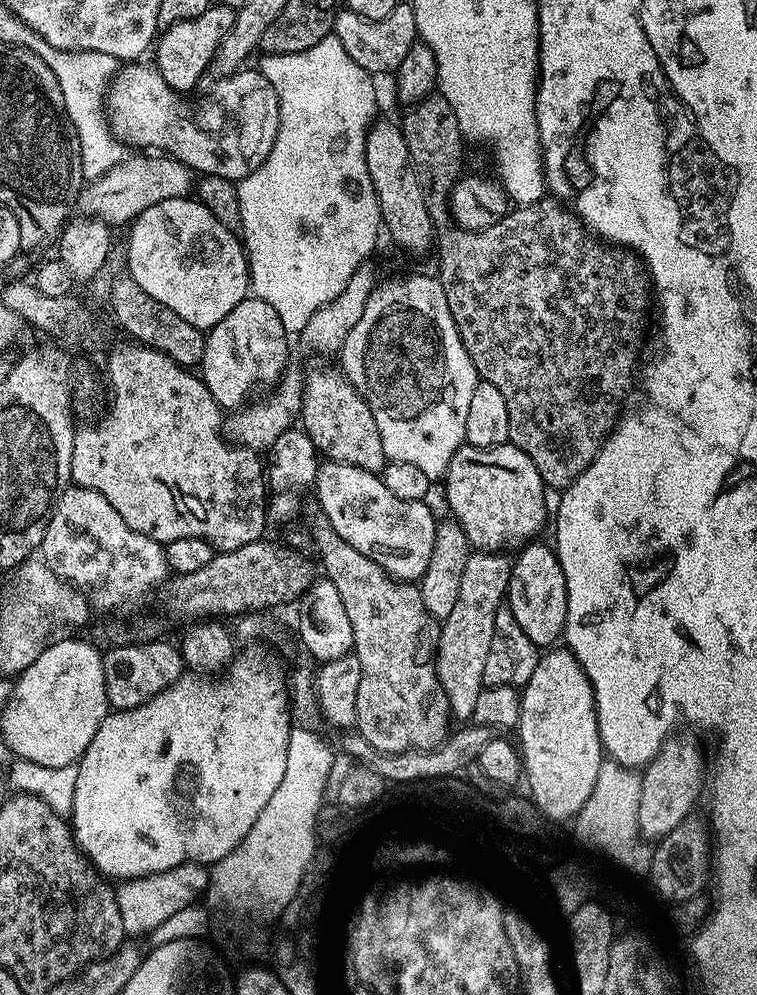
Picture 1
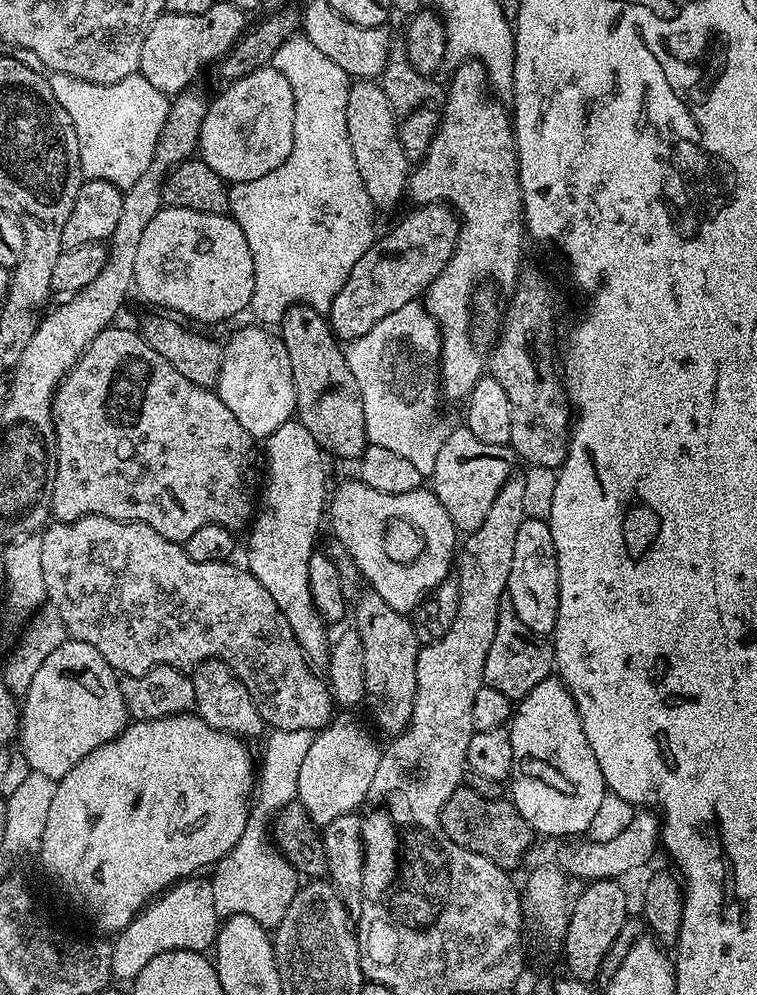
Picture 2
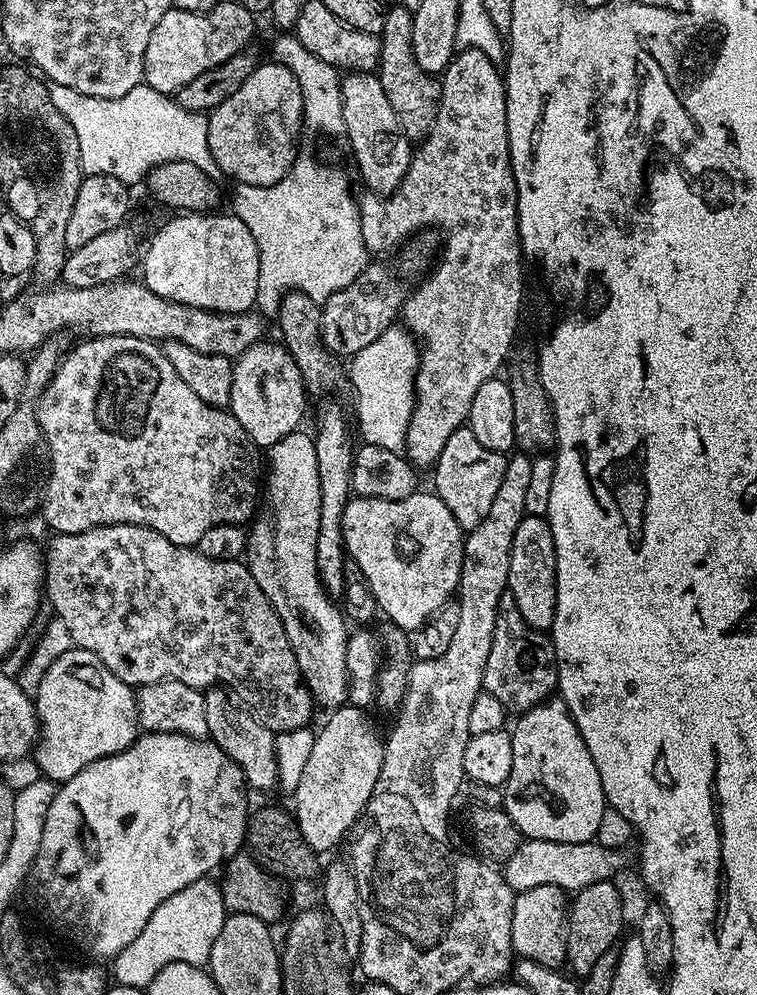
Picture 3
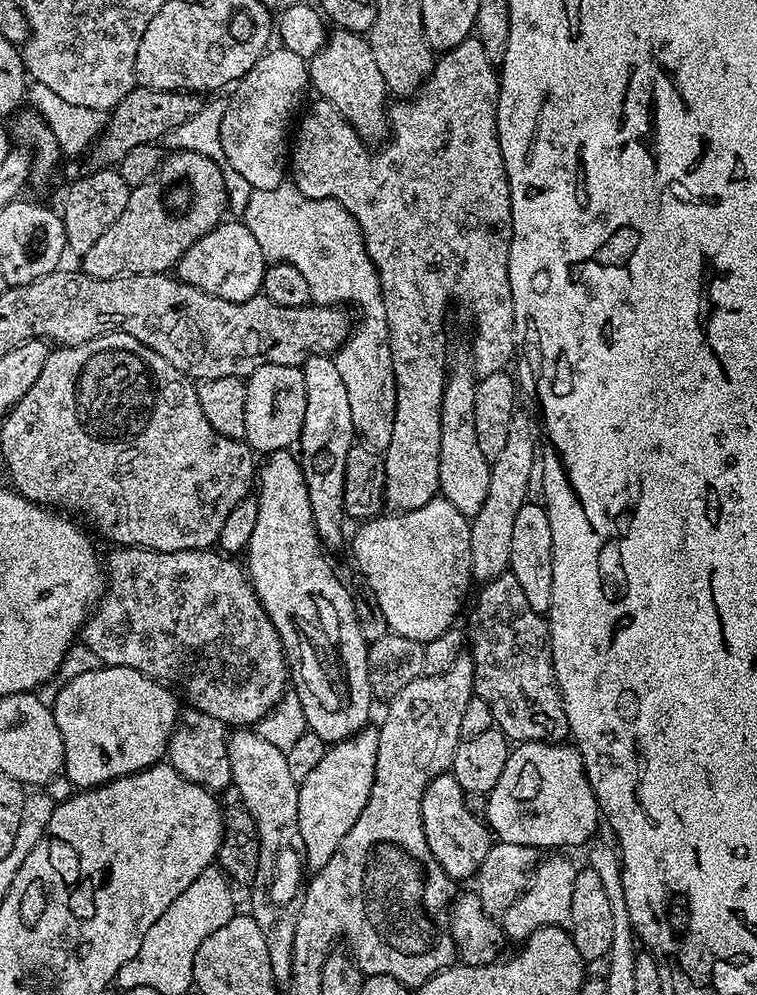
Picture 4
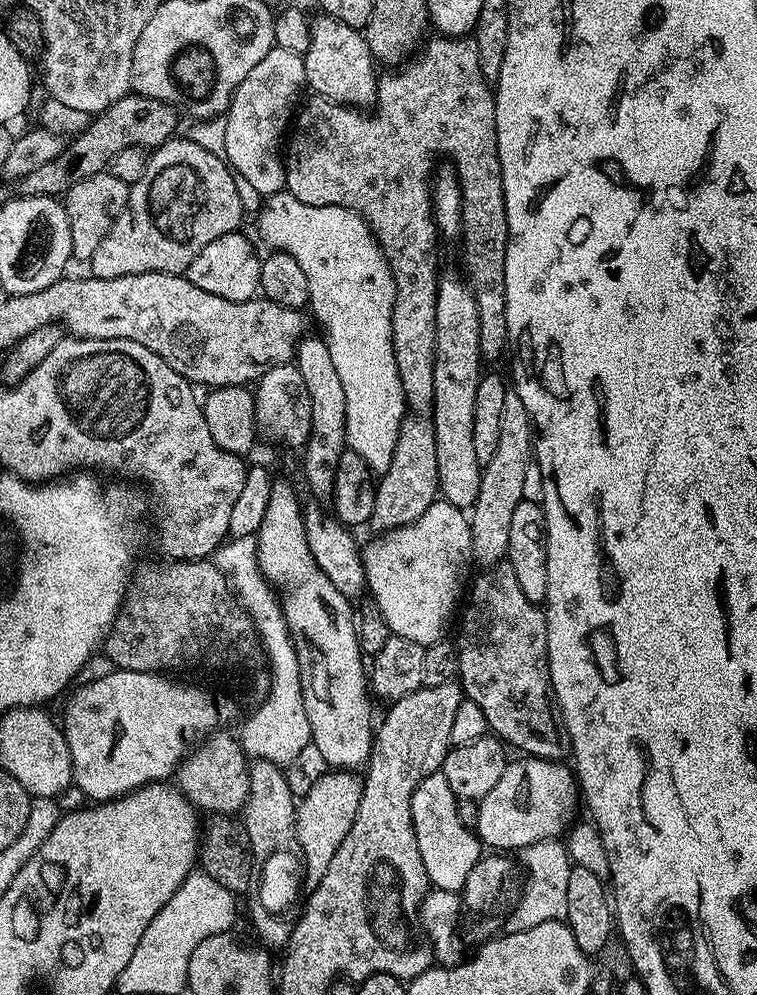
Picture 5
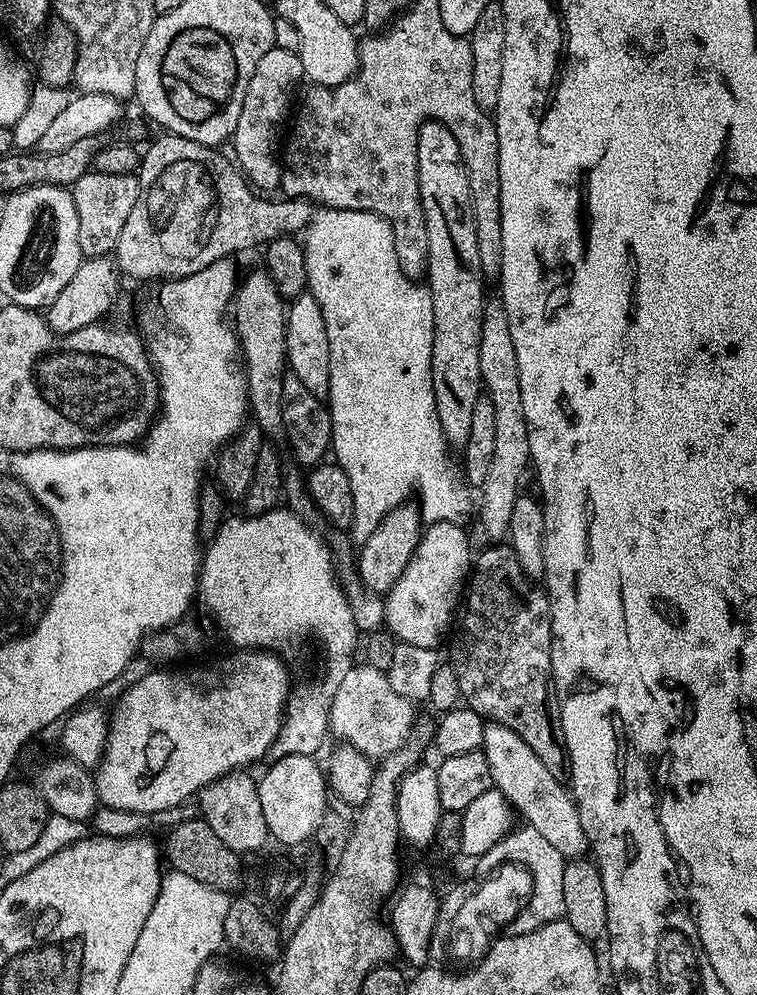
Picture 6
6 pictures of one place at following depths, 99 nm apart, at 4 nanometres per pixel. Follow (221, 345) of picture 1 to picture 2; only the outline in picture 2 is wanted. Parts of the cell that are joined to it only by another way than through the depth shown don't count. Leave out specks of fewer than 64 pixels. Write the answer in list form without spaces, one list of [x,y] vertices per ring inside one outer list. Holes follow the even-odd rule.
[[[264,326],[240,328],[222,348],[220,376],[214,388],[226,402],[230,414],[254,438],[274,434],[283,423],[293,419],[296,410],[294,374],[290,370],[290,354],[283,339]]]

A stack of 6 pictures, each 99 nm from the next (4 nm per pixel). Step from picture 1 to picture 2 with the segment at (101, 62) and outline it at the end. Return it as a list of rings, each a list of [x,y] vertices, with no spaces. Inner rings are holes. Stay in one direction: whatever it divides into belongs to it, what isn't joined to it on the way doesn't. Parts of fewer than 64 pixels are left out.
[[[139,72],[135,73],[132,78],[132,82],[134,82],[134,90],[130,90],[130,82],[129,81],[119,81],[116,82],[93,82],[87,78],[64,78],[61,84],[57,83],[55,85],[56,97],[59,102],[62,104],[63,108],[67,110],[70,114],[71,122],[76,126],[76,132],[80,135],[80,150],[79,150],[79,158],[80,165],[82,166],[83,174],[85,179],[87,180],[106,180],[112,182],[117,188],[121,190],[126,190],[130,186],[134,184],[142,176],[142,174],[148,172],[148,169],[153,167],[154,160],[152,160],[153,156],[156,156],[157,153],[157,140],[161,134],[161,130],[167,120],[167,114],[170,109],[170,100],[169,97],[158,90],[154,89],[154,86],[150,84],[150,82],[146,81],[146,78],[141,75]]]

